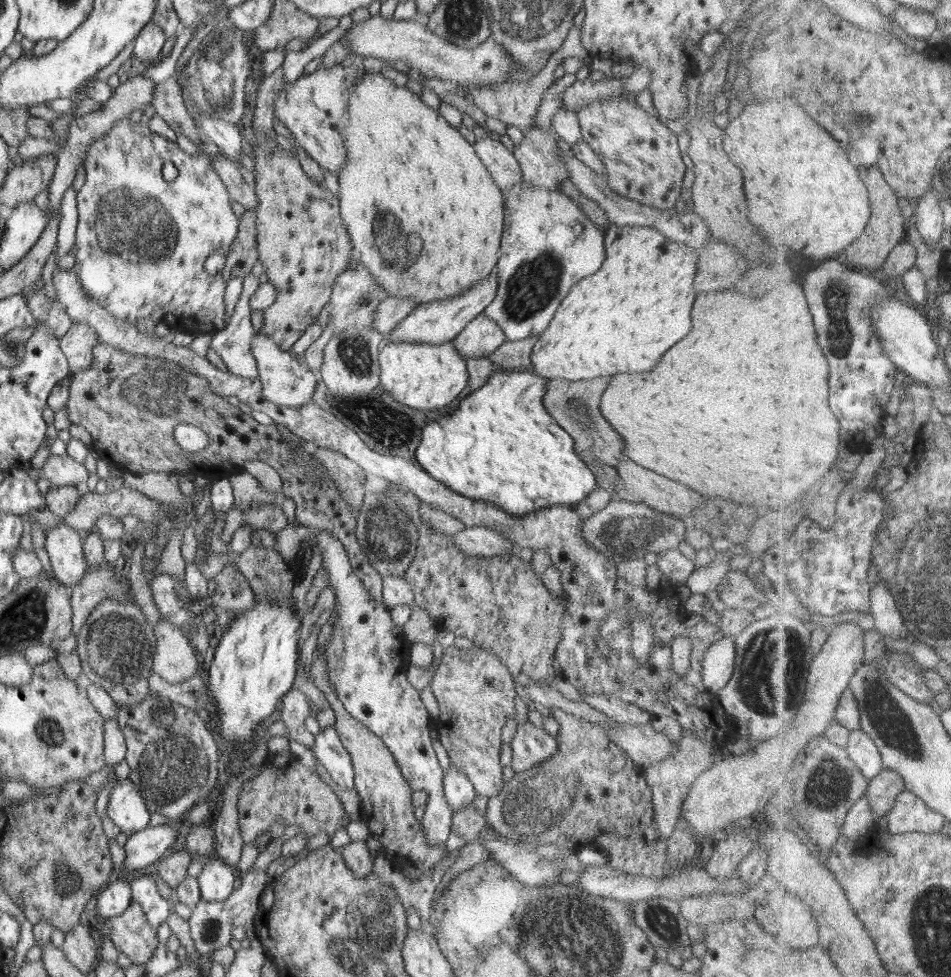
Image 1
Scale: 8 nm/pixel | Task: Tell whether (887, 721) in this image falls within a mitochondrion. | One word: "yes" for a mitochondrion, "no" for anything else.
yes

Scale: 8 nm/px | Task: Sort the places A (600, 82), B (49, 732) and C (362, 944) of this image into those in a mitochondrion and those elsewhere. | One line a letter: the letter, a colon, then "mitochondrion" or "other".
A: other
B: mitochondrion
C: mitochondrion

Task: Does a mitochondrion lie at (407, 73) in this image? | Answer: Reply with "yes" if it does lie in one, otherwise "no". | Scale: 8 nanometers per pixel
no

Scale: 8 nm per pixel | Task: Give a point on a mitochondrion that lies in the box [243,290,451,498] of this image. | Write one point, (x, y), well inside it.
(353, 352)

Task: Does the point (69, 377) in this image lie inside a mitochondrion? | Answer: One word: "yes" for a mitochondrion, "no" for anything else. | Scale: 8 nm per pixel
no

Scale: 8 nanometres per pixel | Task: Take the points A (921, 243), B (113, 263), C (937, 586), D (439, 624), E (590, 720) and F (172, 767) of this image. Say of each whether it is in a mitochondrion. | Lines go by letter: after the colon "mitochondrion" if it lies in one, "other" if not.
A: other
B: mitochondrion
C: mitochondrion
D: other
E: other
F: mitochondrion

